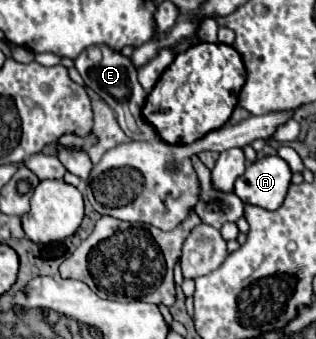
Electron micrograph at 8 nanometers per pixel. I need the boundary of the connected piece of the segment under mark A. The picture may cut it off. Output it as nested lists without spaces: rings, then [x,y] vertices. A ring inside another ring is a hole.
[[[265,156],[247,166],[245,174],[235,182],[235,194],[245,204],[277,210],[291,184],[291,168],[279,156]]]

